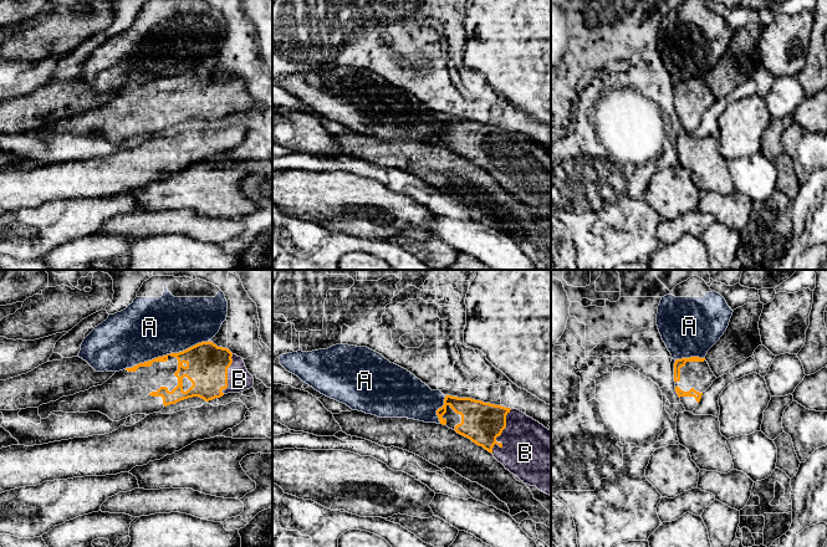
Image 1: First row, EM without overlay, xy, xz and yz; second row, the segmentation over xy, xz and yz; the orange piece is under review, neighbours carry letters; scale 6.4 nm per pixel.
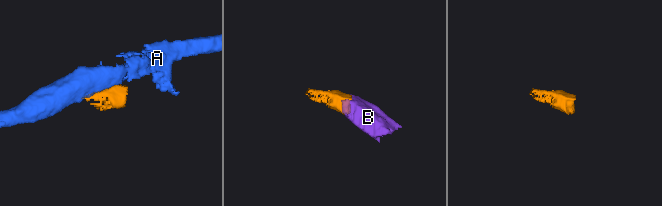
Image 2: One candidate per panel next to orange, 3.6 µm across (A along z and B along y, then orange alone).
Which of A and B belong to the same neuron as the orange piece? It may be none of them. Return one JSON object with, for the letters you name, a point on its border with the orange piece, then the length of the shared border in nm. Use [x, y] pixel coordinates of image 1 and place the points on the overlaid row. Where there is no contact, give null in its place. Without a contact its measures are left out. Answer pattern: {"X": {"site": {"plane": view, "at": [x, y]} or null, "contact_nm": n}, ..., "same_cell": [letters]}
{"B": {"site": {"plane": "xz", "at": [501, 432]}, "contact_nm": 320}, "same_cell": ["B"]}

